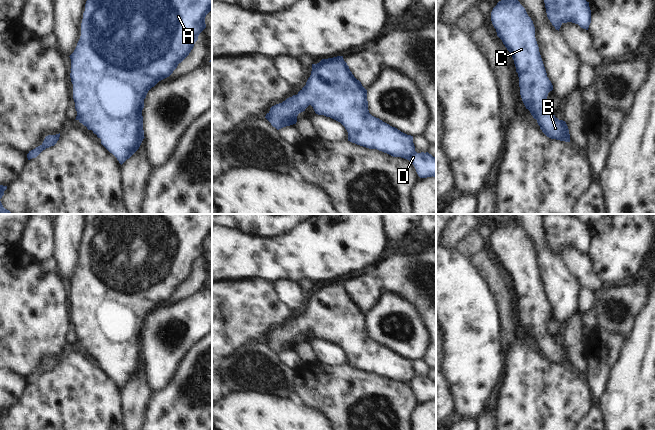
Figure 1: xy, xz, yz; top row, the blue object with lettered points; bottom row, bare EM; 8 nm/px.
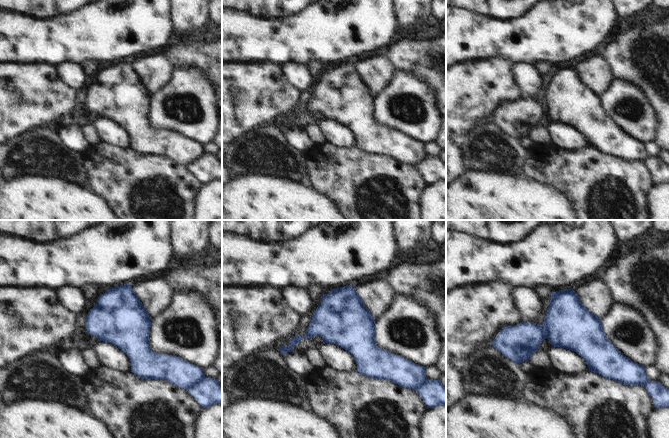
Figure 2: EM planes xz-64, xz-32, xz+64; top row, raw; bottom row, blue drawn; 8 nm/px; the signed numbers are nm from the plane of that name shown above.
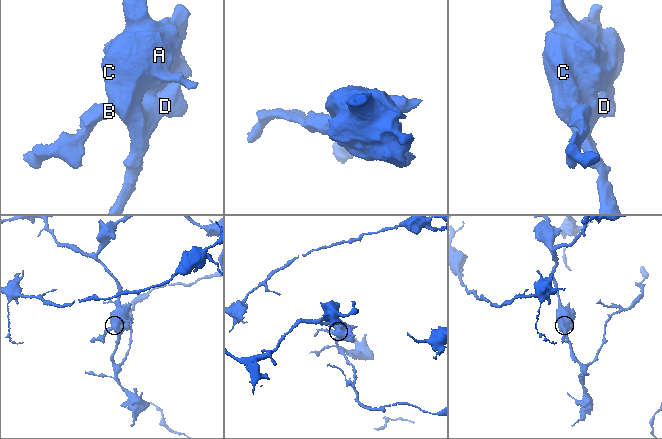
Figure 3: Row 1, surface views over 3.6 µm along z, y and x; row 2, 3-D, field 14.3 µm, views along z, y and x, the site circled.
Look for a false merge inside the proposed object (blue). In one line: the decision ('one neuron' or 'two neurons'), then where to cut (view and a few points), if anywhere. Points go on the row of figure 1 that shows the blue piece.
one neuron; cut none

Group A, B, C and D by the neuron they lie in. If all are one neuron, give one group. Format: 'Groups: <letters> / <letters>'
Groups: A B C D.

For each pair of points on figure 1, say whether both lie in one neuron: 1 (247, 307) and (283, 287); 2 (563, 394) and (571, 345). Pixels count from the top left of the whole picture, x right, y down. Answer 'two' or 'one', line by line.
1: two
2: two

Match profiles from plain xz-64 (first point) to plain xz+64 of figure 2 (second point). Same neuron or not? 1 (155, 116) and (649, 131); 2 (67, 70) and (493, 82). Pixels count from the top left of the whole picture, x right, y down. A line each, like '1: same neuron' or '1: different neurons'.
1: same neuron
2: different neurons

